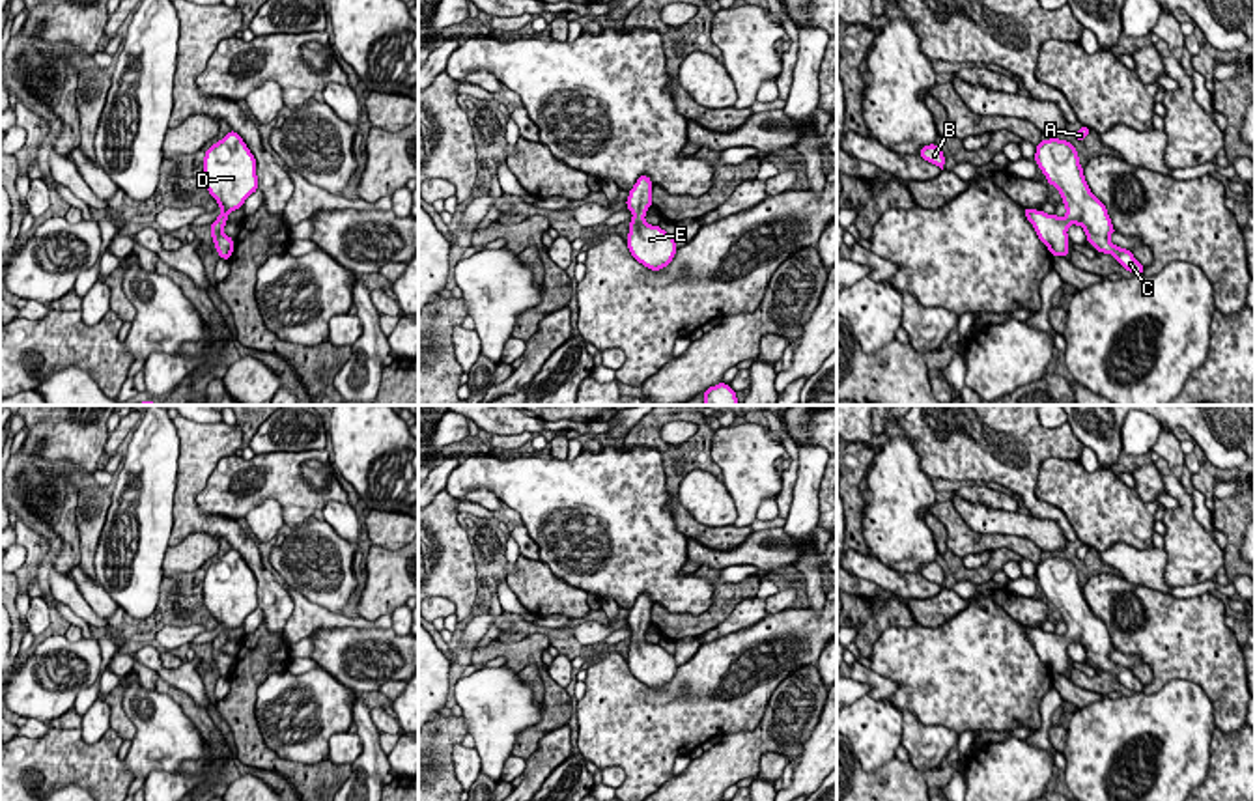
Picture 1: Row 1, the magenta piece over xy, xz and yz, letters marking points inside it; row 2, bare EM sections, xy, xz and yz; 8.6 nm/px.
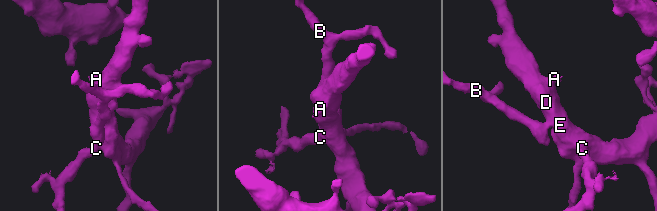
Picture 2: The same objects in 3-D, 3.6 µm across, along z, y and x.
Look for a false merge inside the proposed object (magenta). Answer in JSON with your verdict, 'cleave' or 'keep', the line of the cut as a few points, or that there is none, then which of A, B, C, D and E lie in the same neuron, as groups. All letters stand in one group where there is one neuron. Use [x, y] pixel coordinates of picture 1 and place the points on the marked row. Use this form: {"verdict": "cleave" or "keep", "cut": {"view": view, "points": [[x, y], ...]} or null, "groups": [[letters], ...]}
{"verdict": "keep", "cut": null, "groups": [["A", "B", "C", "D", "E"]]}

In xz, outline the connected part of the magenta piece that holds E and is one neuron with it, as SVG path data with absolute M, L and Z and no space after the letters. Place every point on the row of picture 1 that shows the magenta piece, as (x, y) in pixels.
M641 176L626 200L628 209L633 213L628 233L628 248L631 256L652 271L667 267L676 254L676 241L659 226L650 226L644 220L652 205L652 181Z

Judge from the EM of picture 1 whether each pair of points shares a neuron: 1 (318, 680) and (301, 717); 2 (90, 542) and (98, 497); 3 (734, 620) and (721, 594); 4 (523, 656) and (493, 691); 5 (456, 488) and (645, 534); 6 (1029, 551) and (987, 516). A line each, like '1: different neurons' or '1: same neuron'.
1: same neuron
2: same neuron
3: different neurons
4: different neurons
5: same neuron
6: different neurons

